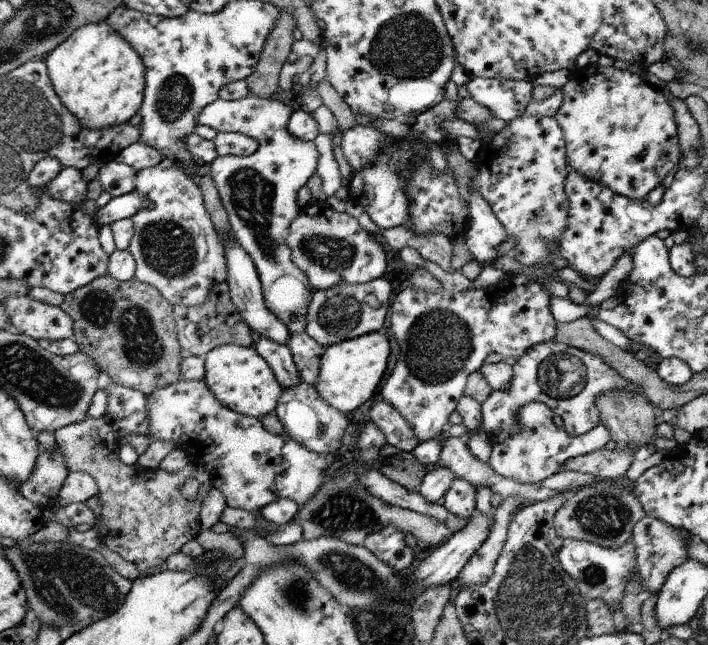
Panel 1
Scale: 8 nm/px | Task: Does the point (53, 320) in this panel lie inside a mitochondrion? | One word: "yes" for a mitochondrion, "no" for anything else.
yes

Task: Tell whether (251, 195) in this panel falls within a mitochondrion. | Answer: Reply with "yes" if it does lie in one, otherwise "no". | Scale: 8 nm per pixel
yes

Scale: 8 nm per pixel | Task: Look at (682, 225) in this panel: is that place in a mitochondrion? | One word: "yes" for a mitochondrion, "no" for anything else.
no

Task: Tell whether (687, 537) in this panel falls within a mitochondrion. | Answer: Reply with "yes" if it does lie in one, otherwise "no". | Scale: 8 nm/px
no

